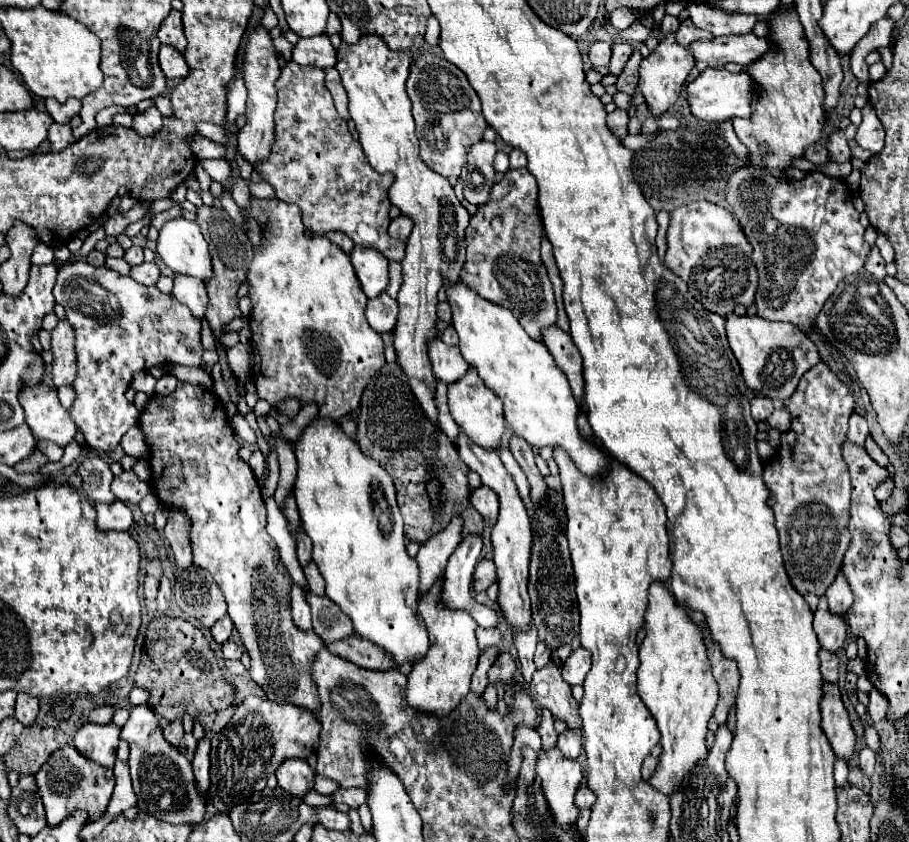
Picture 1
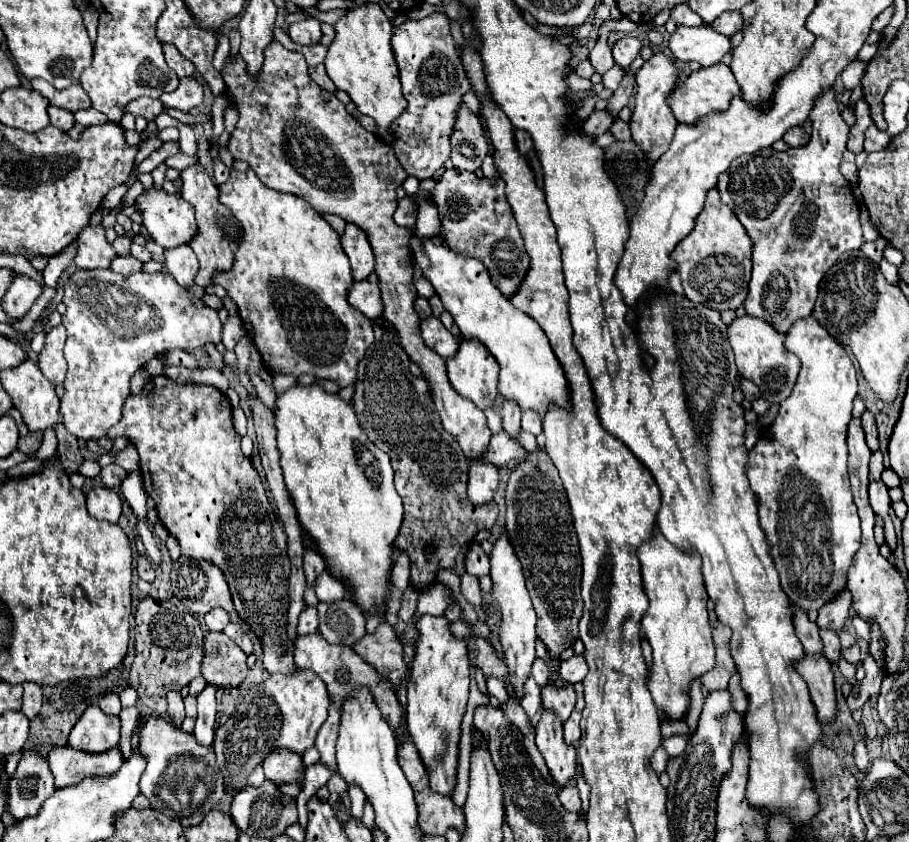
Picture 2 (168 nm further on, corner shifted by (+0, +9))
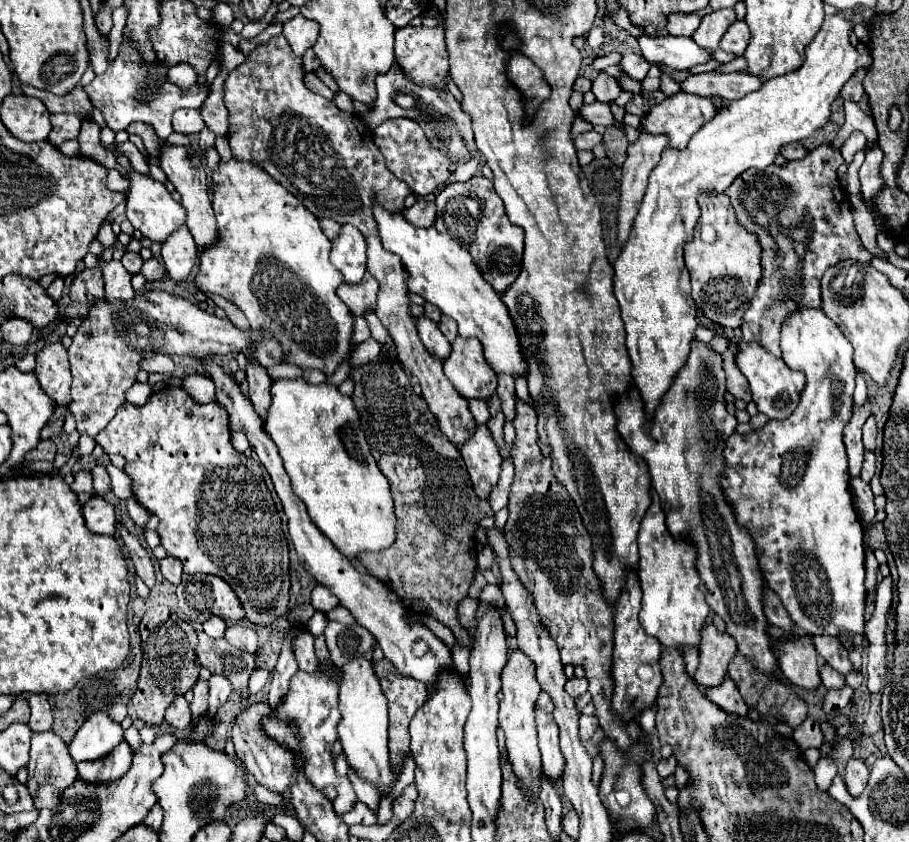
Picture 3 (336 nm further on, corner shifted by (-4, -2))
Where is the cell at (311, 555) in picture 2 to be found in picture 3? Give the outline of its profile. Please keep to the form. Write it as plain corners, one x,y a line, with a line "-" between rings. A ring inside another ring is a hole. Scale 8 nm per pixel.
317,585
311,593
311,605
317,609
317,611
323,611
323,613
329,613
333,607
339,607
339,601
333,597
333,593
327,591
327,587
323,585

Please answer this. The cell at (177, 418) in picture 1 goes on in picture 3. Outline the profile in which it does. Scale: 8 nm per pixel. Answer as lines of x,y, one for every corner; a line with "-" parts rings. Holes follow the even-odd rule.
165,387
157,393
153,393
149,397
149,401
141,407
137,405
131,405
131,403
123,403
119,409
117,409
117,415
111,419
111,423
105,427
105,431
101,431
101,435
97,435
97,443
105,449
107,455
123,455
125,457
125,473
129,475
131,479
131,491
135,495
135,499
149,511
153,513
157,519
159,519
159,525
157,525
157,533
161,537
161,545
165,547
167,555
173,555
173,557
179,557
181,563
183,563
183,573
211,573
211,575
217,575
221,579
225,579
231,589
235,591
235,595
239,597
245,613
247,613
247,619
251,623
257,623
257,625
271,625
275,623
279,617
283,617
287,611
289,611
289,547
287,547
287,539
285,539
285,533
281,529
281,517
277,515
277,507
275,507
275,501
265,485
265,479
263,479
263,467
253,461
251,457
245,457
243,453
235,451
233,445
231,445
231,429
229,429
229,415
227,411
219,405
219,403
197,403
189,397
189,393
181,387

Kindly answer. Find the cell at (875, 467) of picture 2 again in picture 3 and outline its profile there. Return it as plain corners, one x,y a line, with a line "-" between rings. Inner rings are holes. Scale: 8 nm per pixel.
865,451
865,461
863,461
863,467
861,467
861,479
865,483
871,481
871,477
875,475
875,455
871,451

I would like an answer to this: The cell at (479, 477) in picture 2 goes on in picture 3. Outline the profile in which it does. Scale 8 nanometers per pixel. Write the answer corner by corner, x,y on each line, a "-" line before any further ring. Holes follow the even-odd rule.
477,425
473,439
469,439
469,443
463,443
461,457
465,459
475,493
481,499
487,499
495,483
499,481
503,461
487,425

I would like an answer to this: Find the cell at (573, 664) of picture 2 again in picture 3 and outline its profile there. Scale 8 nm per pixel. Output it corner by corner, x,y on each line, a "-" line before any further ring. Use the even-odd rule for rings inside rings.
577,677
569,679
569,681
565,683
565,691
567,691
573,699
577,699
579,695
583,695
583,693
587,691
587,679
585,679
585,677
581,677
581,679
577,679

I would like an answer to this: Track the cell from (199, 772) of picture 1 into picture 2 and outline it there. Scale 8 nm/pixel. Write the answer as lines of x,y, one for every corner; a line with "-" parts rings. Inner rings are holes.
207,684
205,690
199,694
199,714
195,722
195,738
201,746
211,746
215,734
215,720
217,720
217,704
215,704
217,686

